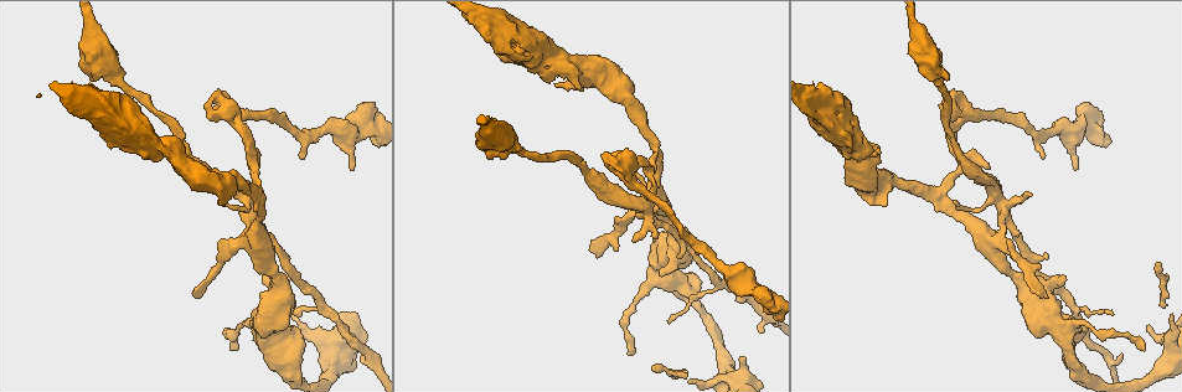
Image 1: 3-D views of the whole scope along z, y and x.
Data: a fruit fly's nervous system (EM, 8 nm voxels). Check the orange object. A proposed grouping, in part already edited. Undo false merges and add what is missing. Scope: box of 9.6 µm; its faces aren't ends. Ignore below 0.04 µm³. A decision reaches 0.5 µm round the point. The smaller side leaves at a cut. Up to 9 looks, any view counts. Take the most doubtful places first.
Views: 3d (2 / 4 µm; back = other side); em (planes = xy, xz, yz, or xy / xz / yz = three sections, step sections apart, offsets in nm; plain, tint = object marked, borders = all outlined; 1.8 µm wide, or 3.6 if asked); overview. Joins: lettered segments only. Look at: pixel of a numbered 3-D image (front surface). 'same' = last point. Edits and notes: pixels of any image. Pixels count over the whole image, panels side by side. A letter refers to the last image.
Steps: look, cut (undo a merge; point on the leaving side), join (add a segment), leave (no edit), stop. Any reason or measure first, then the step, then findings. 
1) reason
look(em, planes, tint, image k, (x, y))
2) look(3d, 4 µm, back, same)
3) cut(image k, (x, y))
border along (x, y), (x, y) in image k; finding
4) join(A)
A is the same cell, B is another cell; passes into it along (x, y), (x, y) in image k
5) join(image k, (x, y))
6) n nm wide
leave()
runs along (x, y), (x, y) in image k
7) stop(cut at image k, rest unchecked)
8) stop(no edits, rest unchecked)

sharp bend
look(em, 3.6 µm, xy, step 8, tint, image 1, (1168, 338))

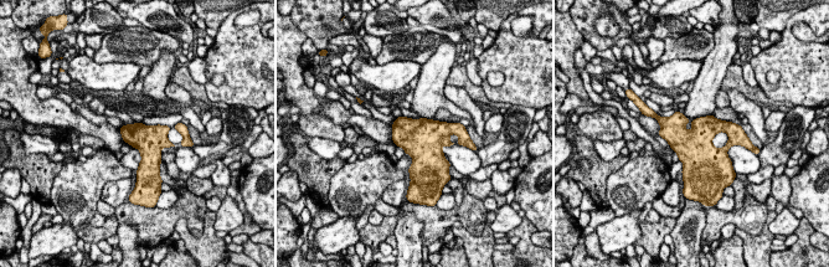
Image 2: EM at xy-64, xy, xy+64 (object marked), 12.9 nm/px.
look(em, 3.6 µm, xy, step 8, borders, same)

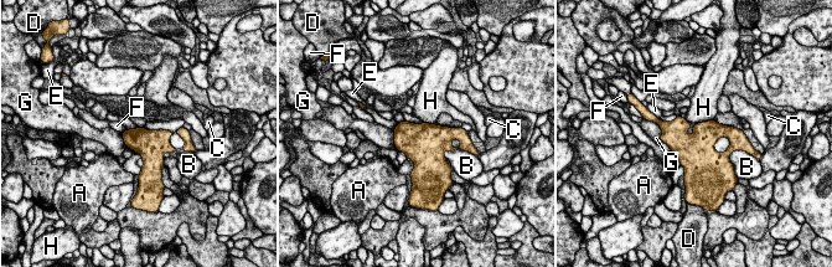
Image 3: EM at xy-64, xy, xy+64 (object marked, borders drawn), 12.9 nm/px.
H touches over 400 nm
leave()
A, B, C, D, E, F, G and H are other cells; border along (713, 119), (698, 122), (686, 133) in image 3; all the same cell

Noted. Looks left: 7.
sharp bend
look(3d, 4 µm, image 1, (237, 122))

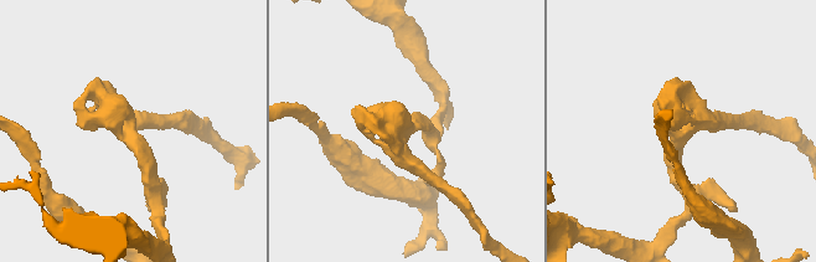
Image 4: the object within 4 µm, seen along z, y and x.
look(em, planes, borders, image 4, (403, 133))

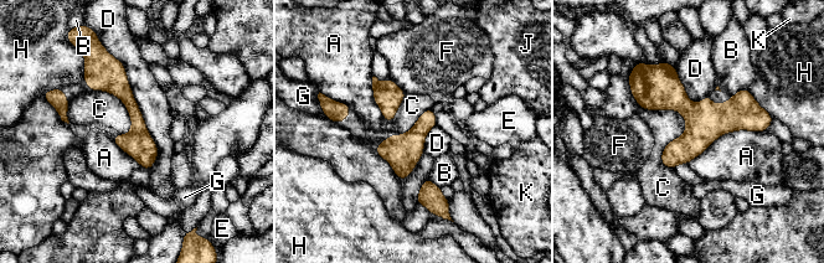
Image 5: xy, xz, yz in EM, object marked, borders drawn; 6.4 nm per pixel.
190 nm wide
leave()
A, B, C, D, E, F, G, H, J and K are other cells; runs along (633, 88), (765, 119) in image 5; continuous, no second cell

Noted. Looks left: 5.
sharp bend
look(3d, 4 µm, image 1, (510, 30))

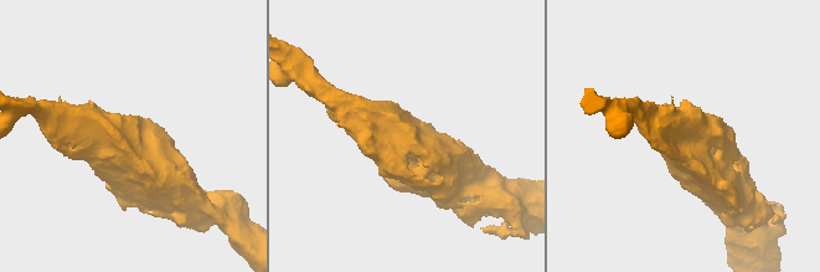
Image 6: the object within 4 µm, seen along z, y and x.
look(em, 3.6 µm, planes, tint, image 6, (403, 142))

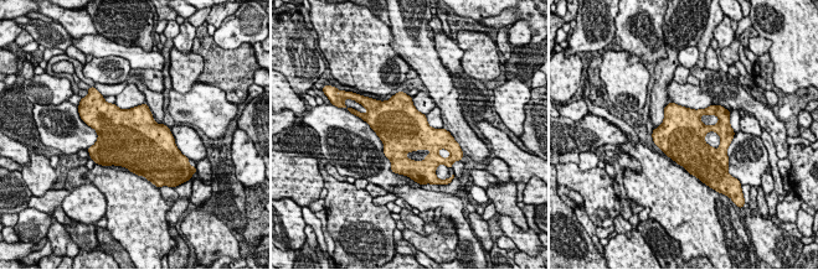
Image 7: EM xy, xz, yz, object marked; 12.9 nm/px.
what lies round it
look(em, 3.6 µm, planes, borders, same)

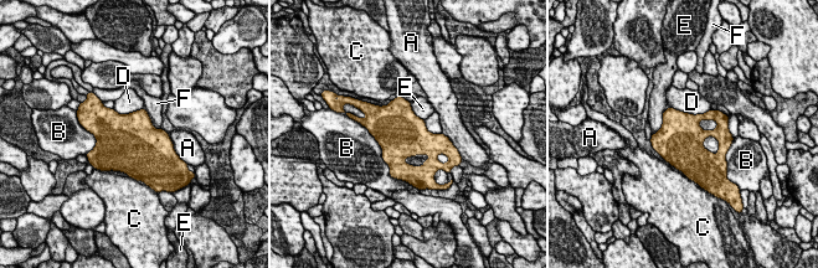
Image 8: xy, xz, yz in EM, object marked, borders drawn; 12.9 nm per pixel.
leave()
A, B, C, D, E and F are other cells; border along (143, 108), (152, 124), (160, 129) in image 8; continuous, no second cell

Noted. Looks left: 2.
stop(no edits, rest unchecked)

